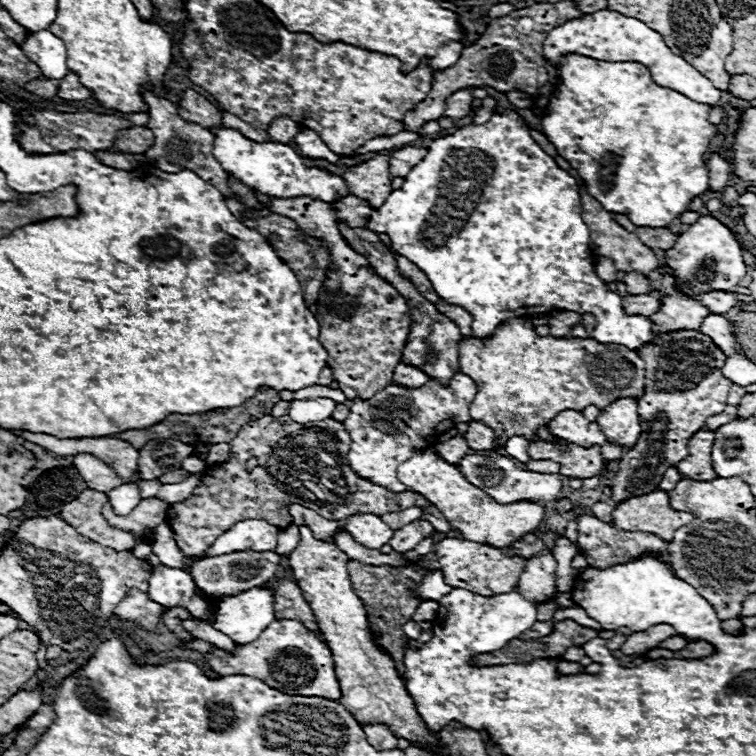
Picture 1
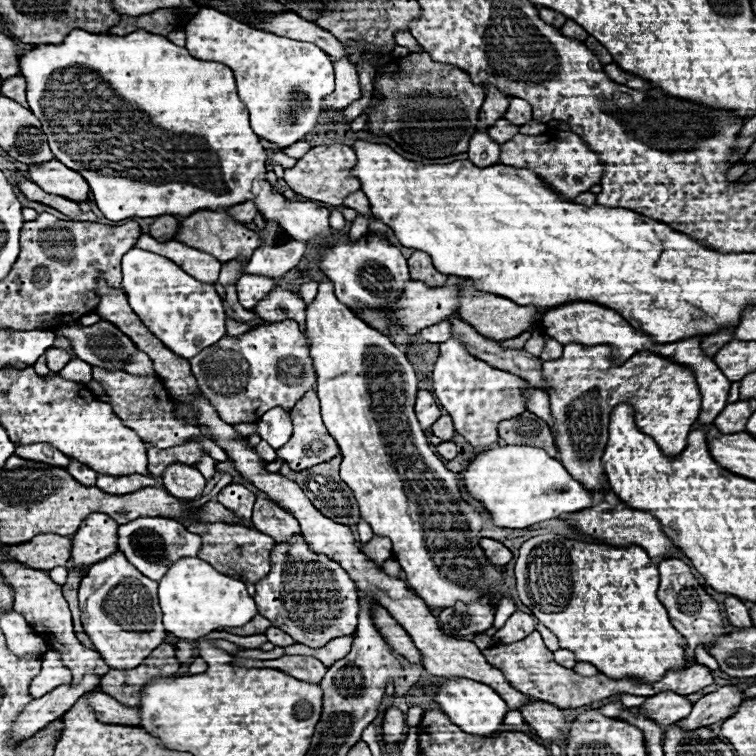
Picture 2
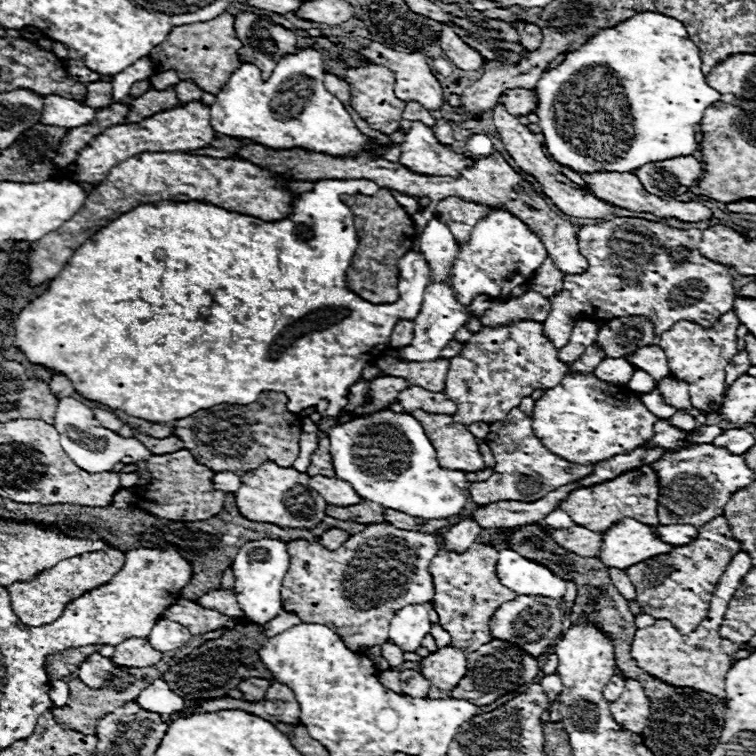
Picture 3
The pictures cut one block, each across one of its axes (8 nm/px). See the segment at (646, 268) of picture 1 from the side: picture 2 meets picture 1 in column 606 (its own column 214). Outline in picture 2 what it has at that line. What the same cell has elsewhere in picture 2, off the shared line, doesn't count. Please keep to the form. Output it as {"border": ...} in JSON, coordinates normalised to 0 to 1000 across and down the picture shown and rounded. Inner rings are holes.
{"border":[[[262,278],[262,280],[257,280],[257,286],[249,286],[246,291],[238,291],[238,296],[241,296],[241,302],[238,302],[238,310],[233,315],[235,320],[241,320],[251,328],[275,333],[286,344],[291,344],[294,349],[304,347],[304,344],[315,344],[320,339],[323,339],[323,344],[328,344],[328,339],[333,339],[341,325],[360,323],[360,320],[344,317],[344,312],[339,307],[333,307],[331,302],[325,302],[320,296],[317,299],[310,296],[310,291],[299,291],[296,278]]]}

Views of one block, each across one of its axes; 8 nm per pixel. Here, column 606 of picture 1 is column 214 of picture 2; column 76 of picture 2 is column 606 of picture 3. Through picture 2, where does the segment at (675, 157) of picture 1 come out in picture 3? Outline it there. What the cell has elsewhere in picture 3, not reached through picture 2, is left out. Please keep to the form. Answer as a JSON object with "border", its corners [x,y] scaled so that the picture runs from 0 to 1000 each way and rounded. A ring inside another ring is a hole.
{"border":[[[847,16],[847,19],[839,19],[836,24],[831,24],[828,29],[817,32],[807,40],[791,42],[791,48],[783,48],[783,53],[775,53],[775,58],[770,63],[751,69],[746,82],[738,90],[722,93],[717,98],[717,103],[712,106],[709,116],[706,116],[706,122],[712,127],[712,148],[709,148],[712,151],[712,167],[717,169],[720,193],[725,198],[725,206],[733,214],[738,214],[738,217],[743,217],[743,220],[749,220],[749,222],[754,222],[757,228],[765,228],[765,230],[836,228],[836,225],[841,225],[841,222],[847,222],[849,217],[857,217],[857,214],[870,214],[870,212],[881,212],[881,209],[892,209],[892,206],[915,206],[923,198],[923,188],[918,183],[921,167],[926,164],[926,159],[931,153],[931,146],[952,132],[952,124],[934,111],[934,101],[929,98],[926,85],[929,85],[929,79],[923,74],[923,63],[910,50],[905,32],[897,29],[894,24],[886,24],[886,21],[873,21],[868,16]],[[823,124],[828,127],[831,140],[828,138],[823,140]],[[823,143],[833,146],[836,161],[823,161]]]}

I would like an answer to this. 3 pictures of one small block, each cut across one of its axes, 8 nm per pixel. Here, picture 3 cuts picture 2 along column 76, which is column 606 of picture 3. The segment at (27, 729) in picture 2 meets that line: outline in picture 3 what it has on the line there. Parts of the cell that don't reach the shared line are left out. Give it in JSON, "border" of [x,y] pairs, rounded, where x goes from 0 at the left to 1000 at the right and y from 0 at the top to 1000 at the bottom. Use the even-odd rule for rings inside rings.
{"border":[[[812,892],[807,897],[807,902],[799,907],[799,923],[804,929],[812,929],[825,915],[825,902],[828,902],[828,897],[823,892]]]}

